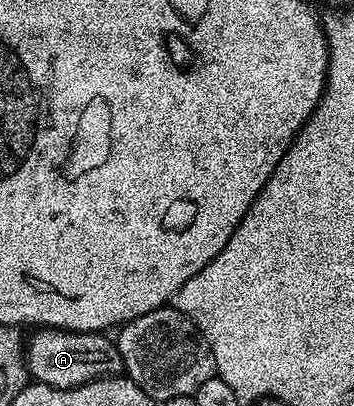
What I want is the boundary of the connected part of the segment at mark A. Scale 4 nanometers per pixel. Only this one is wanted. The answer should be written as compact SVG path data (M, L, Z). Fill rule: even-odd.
M36 329L26 339L24 362L28 365L28 374L37 383L45 383L58 389L80 387L83 383L92 383L95 379L116 377L124 371L124 362L118 353L115 342L107 334L98 331L58 331L55 329Z

